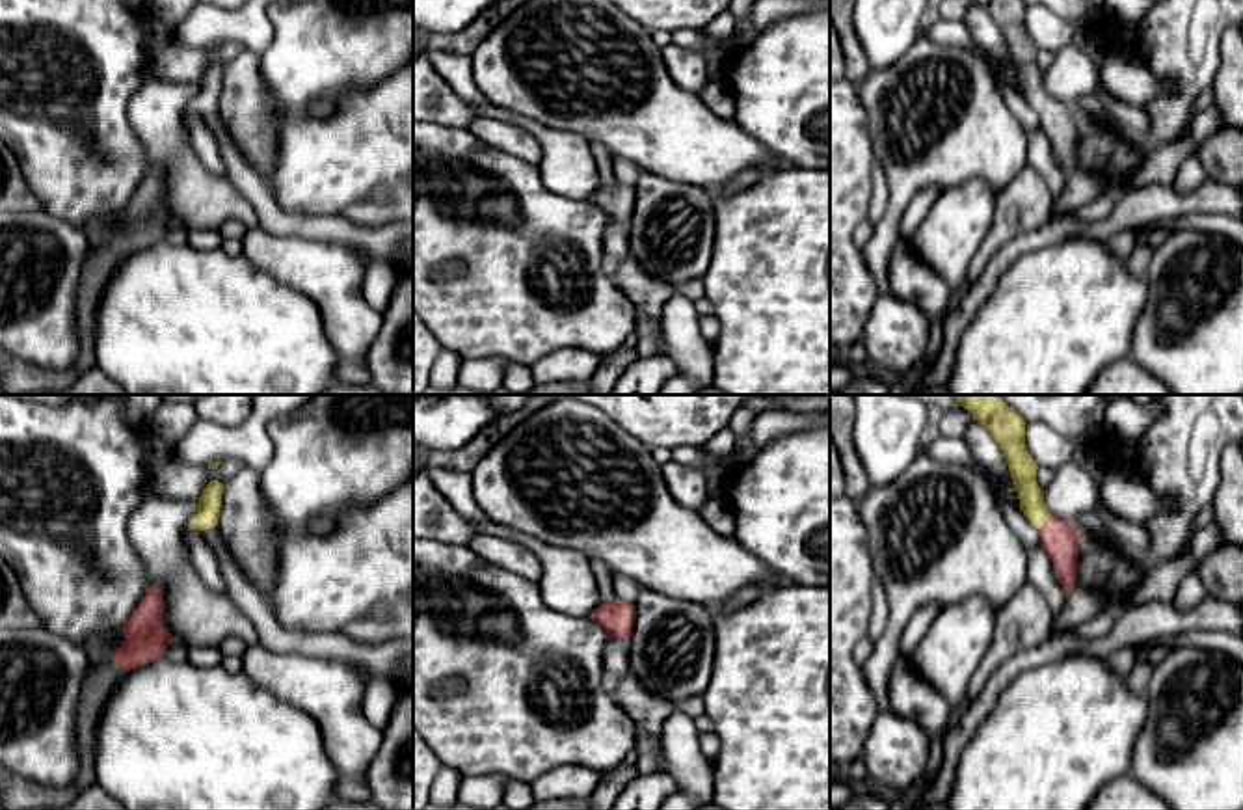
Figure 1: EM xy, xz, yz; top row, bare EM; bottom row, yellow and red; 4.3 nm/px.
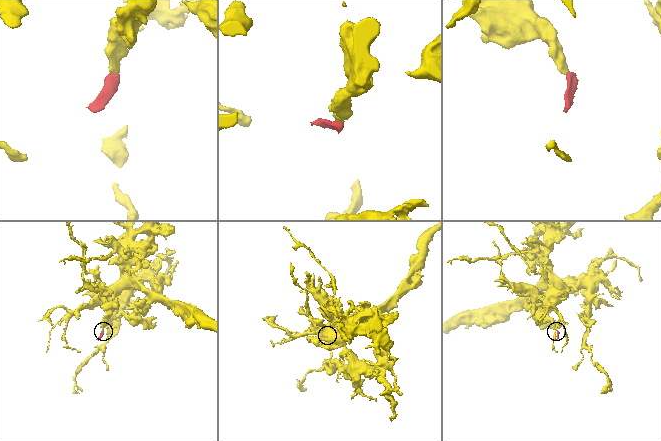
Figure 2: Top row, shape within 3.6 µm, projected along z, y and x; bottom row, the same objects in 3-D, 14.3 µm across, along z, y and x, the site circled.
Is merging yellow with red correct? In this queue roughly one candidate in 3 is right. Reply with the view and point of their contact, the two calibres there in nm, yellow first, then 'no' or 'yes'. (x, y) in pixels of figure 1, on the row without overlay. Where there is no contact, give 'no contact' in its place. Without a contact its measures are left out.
yz (1042, 107) | 110/160 nm | yes

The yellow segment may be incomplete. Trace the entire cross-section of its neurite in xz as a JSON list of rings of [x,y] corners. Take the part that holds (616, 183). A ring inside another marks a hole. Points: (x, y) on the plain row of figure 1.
[[[614,182],[612,186],[601,186],[590,201],[603,209],[608,218],[618,220],[620,223],[629,223],[633,218],[633,209],[636,203],[636,190],[623,186],[622,182]]]

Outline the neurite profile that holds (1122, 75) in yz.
[[[1109,50],[1098,82],[1116,99],[1146,106],[1156,97],[1174,91],[1172,84],[1156,76],[1135,52]]]

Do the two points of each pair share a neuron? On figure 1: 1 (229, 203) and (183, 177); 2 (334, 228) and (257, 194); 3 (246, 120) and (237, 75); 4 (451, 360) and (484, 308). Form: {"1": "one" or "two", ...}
{"1": "one", "2": "one", "3": "one", "4": "two"}

